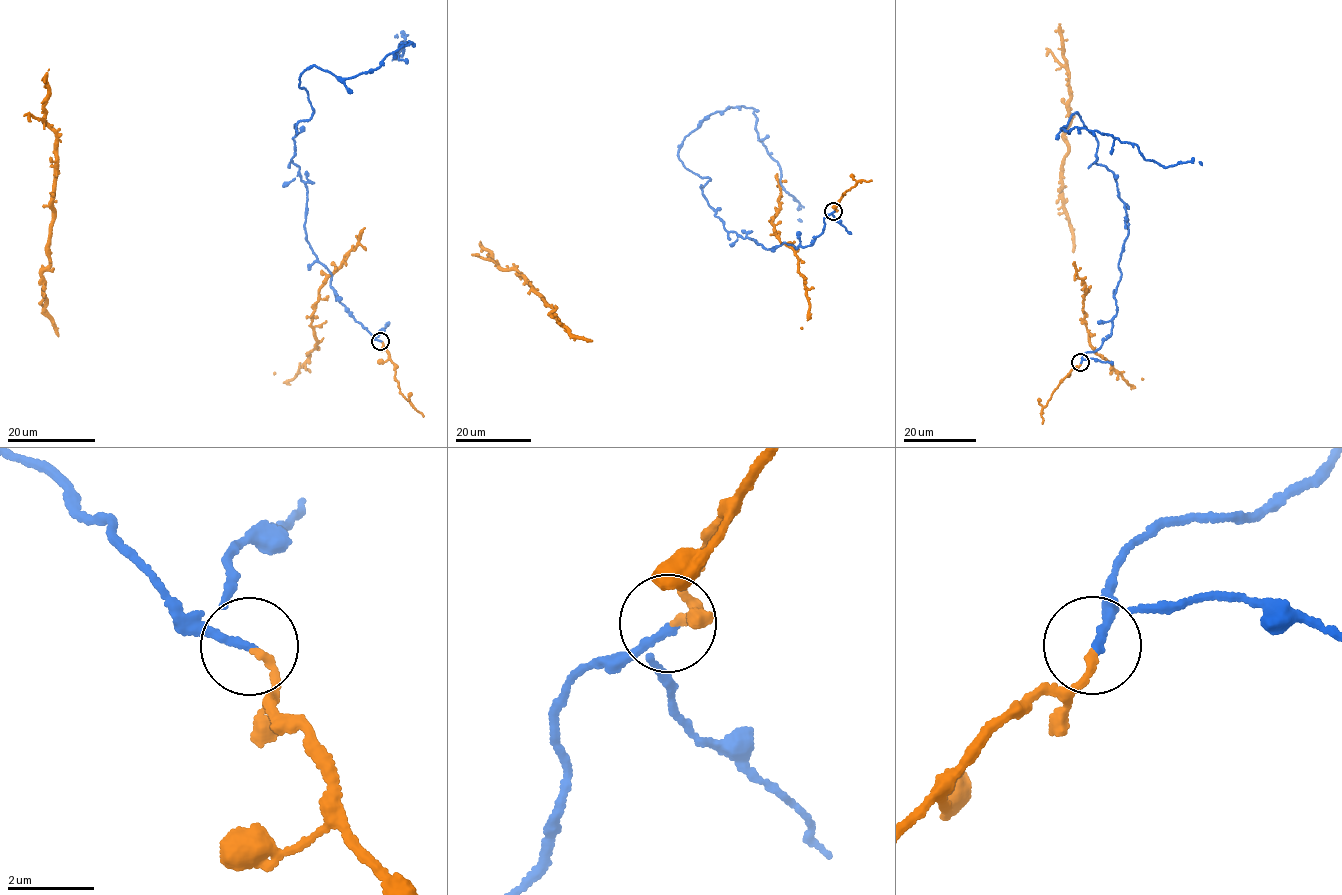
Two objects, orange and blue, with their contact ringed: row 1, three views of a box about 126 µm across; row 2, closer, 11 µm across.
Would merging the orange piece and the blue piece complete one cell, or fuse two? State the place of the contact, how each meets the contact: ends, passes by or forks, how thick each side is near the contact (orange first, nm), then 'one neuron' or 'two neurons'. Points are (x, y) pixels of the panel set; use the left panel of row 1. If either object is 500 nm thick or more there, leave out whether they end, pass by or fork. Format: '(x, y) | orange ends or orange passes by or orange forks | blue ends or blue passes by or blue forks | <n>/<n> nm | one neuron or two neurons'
(380, 341) | orange ends | blue ends | 160/190 nm | one neuron

